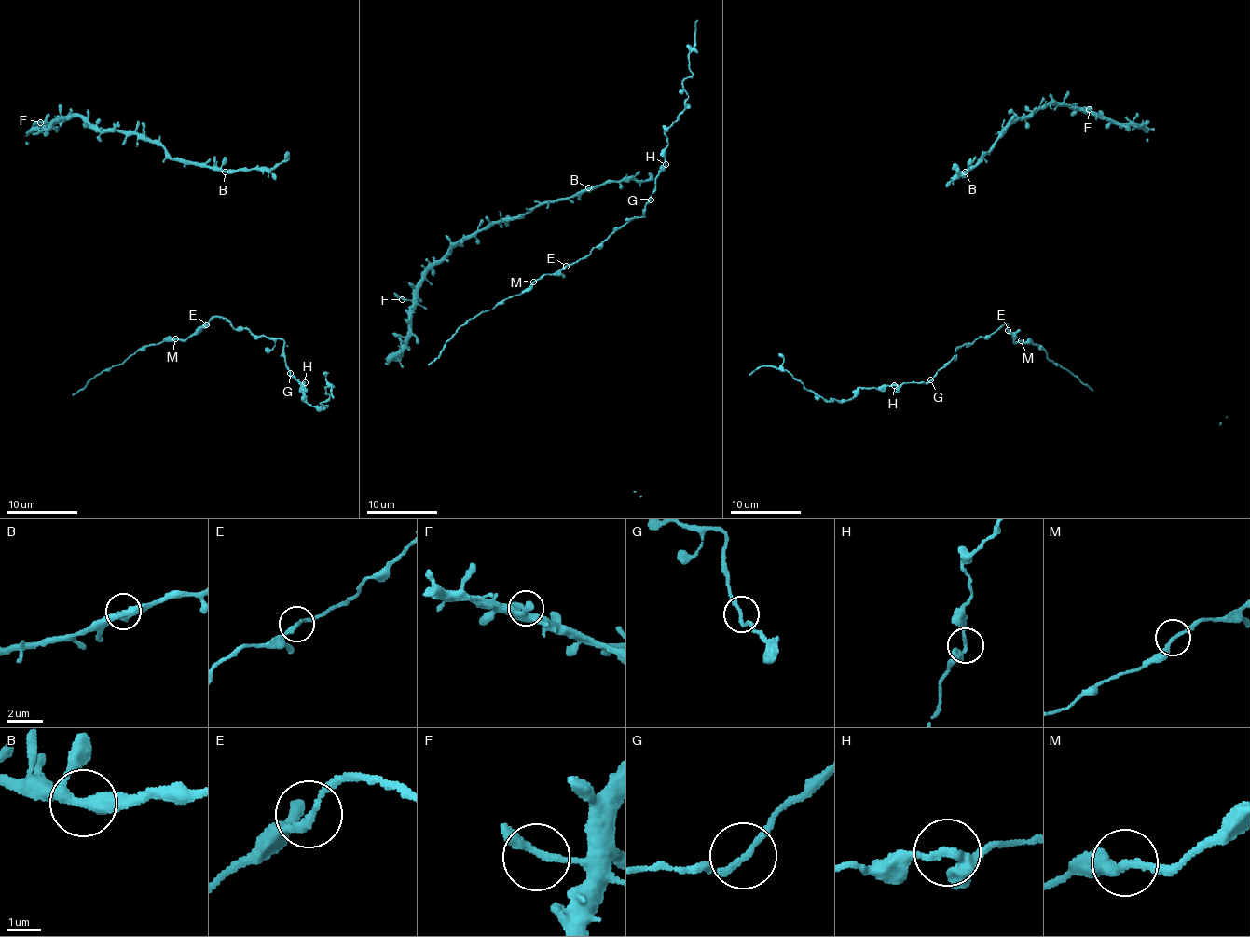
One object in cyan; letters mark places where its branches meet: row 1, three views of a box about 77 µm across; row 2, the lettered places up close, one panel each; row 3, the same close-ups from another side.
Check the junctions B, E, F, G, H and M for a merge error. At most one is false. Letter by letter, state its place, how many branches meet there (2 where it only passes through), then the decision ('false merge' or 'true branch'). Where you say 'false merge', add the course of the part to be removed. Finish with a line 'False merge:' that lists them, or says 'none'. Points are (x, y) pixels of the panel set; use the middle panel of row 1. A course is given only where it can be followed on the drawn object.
B: at (588, 187); 3 branches meet; true branch
E: at (566, 266); 2 branches meet; true branch
F: at (402, 299); 2 branches meet; true branch
G: at (651, 199); 2 branches meet; true branch
H: at (666, 164); 3 branches meet; false merge; foreign part runs (666, 164), (667, 136), (664, 130), (681, 113), (687, 98), (683, 80), (693, 74), (689, 53), (698, 20)
M: at (533, 282); 2 branches meet; true branch
False merge: H

